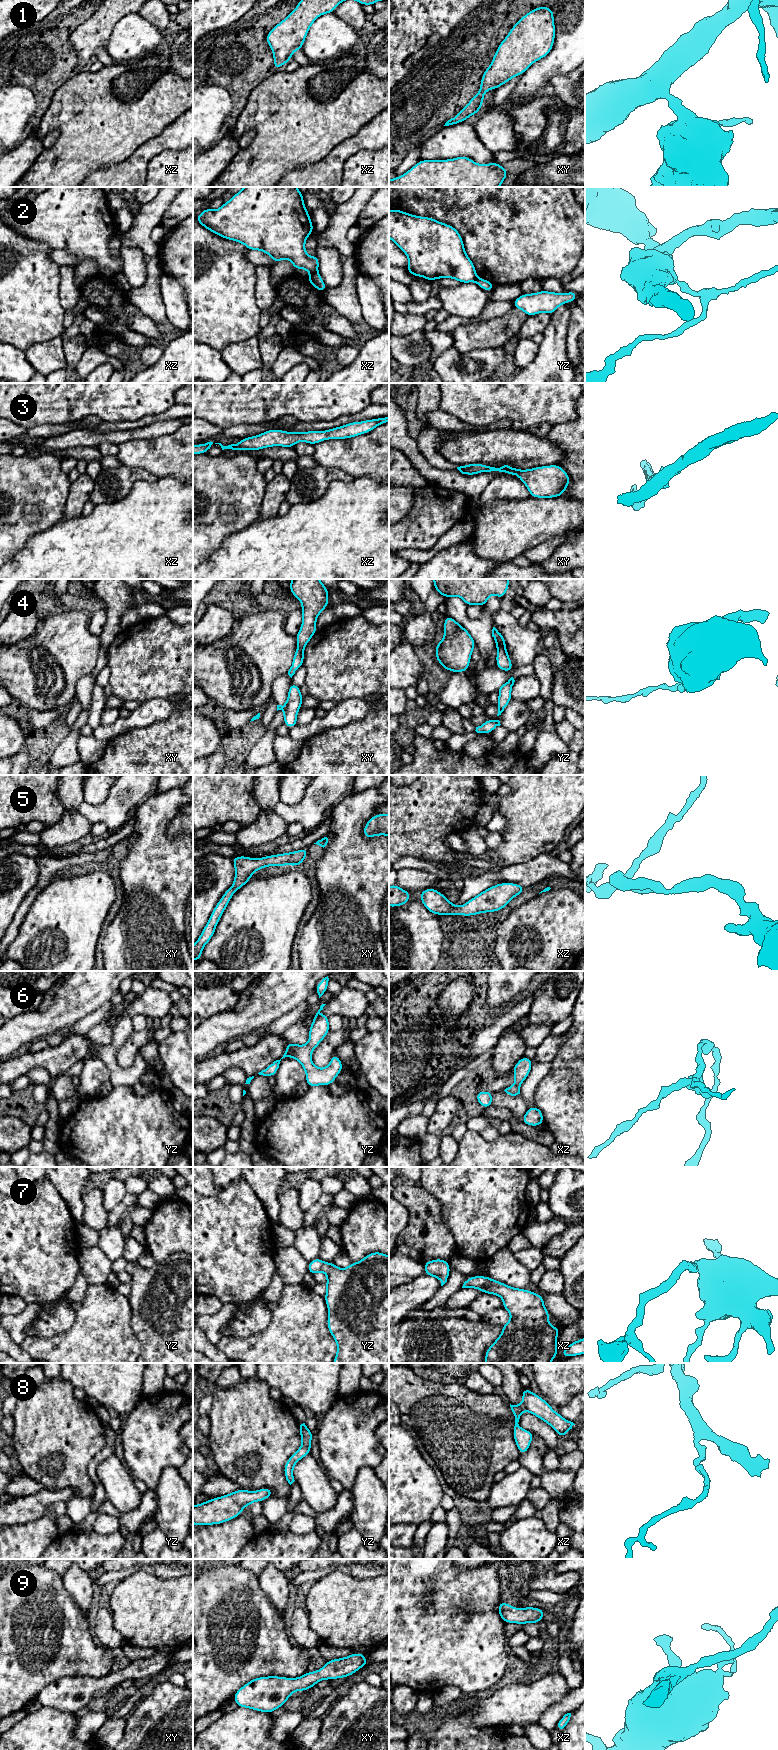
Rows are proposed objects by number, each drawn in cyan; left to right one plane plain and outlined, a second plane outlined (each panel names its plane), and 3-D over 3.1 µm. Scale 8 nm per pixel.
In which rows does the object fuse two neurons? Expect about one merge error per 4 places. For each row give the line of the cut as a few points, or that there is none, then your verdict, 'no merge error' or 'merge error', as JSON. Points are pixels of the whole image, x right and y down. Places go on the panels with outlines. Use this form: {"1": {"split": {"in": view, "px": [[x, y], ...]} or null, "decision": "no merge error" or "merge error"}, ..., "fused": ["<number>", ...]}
{"1": {"split": null, "decision": "no merge error"}, "2": {"split": {"in": "xz", "px": [[316, 271], [310, 274]]}, "decision": "merge error"}, "3": {"split": null, "decision": "no merge error"}, "4": {"split": {"in": "yz", "px": [[505, 647], [497, 649]]}, "decision": "merge error"}, "5": {"split": null, "decision": "no merge error"}, "6": {"split": null, "decision": "no merge error"}, "7": {"split": null, "decision": "no merge error"}, "8": {"split": null, "decision": "no merge error"}, "9": {"split": null, "decision": "no merge error"}, "fused": ["2", "4"]}

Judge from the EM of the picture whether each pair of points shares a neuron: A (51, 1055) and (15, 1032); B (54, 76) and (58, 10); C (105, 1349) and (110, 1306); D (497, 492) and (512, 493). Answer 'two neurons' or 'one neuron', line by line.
A: two neurons
B: one neuron
C: one neuron
D: one neuron

